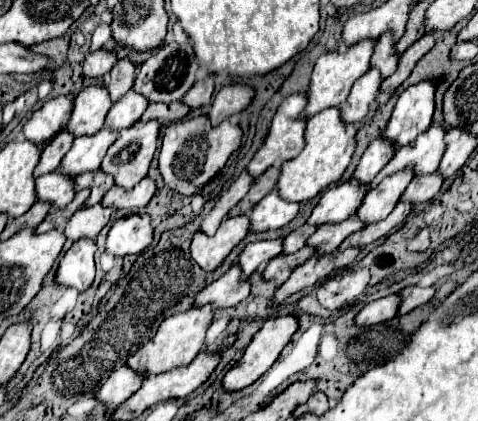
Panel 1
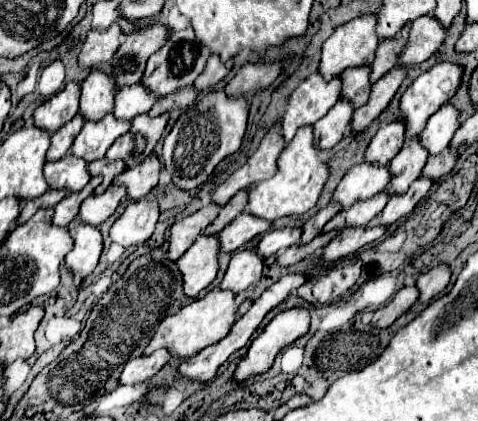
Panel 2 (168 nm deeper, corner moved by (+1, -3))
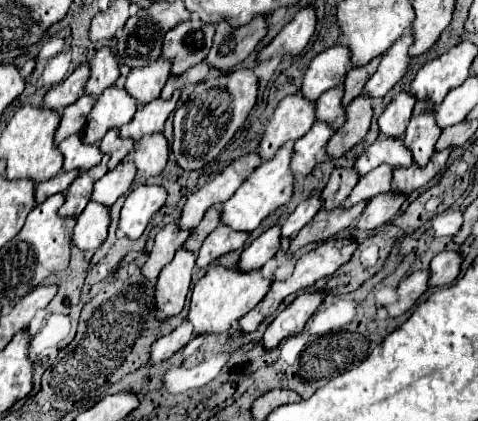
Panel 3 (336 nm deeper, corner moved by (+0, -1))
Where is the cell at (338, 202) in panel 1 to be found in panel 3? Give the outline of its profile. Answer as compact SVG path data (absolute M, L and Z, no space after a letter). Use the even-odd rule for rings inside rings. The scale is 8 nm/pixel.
M378 137L356 161L356 169L360 175L366 175L374 167L388 163L392 167L408 167L412 163L410 151L406 151L406 143L402 143L402 137L390 139L390 137Z

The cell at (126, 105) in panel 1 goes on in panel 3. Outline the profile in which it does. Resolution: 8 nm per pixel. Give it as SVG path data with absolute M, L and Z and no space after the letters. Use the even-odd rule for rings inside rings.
M158 57L154 63L130 71L126 79L126 91L130 91L130 95L142 105L160 95L168 77L170 77L170 59Z

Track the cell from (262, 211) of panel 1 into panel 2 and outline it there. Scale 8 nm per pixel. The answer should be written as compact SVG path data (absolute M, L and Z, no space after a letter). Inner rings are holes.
M241 213L239 217L235 217L221 233L219 233L219 243L221 243L221 251L235 251L239 247L243 247L247 241L251 241L253 237L271 231L271 221L261 221L259 217L253 217L251 213Z

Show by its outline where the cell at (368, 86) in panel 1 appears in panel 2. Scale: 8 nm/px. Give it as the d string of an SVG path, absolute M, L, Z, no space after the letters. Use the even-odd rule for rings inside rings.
M345 97L339 99L337 105L333 105L333 109L329 109L329 113L321 121L317 121L313 125L315 127L315 141L317 141L317 145L321 149L335 147L345 137L345 133L349 131L353 113L355 113L353 103L345 101Z

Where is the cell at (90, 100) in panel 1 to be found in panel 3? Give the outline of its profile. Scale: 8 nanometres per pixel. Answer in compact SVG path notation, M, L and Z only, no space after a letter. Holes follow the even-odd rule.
M102 47L96 51L96 55L88 63L92 69L92 75L86 83L86 93L92 97L100 97L102 91L112 87L116 83L116 79L120 77L118 59L110 47Z

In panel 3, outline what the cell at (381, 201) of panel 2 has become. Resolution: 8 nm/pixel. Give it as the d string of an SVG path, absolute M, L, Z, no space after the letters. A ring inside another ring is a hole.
M386 165L376 167L374 171L370 171L370 175L364 175L356 183L356 187L352 189L352 193L344 201L344 207L352 207L358 201L372 199L372 197L376 197L380 193L388 193L392 189L390 181L392 181L392 167L386 167Z

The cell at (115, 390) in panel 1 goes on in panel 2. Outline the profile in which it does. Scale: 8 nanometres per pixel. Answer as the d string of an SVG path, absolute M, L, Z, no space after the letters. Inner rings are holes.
M157 349L149 357L131 359L121 371L119 385L135 385L135 383L149 381L167 361L169 361L169 353L165 349Z

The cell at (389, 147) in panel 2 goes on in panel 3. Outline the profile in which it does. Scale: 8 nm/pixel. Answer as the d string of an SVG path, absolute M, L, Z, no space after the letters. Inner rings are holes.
M402 91L398 95L392 97L392 101L386 105L386 109L382 111L382 115L378 117L378 125L380 125L380 133L388 135L388 137L398 137L406 131L408 121L412 117L412 109L414 109L416 97L412 97L410 93Z

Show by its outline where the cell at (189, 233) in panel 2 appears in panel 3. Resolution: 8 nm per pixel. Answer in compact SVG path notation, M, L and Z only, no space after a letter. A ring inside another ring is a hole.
M174 223L166 225L164 229L160 229L156 233L154 243L152 243L152 249L148 253L148 259L140 267L140 273L144 277L144 283L156 281L160 269L170 263L170 257L174 257L176 249L186 241L188 235L190 235L190 231L180 231Z

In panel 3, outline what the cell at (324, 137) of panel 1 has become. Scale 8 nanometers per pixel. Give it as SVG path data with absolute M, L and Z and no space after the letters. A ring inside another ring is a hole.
M294 141L284 143L270 161L264 161L260 167L256 167L256 169L244 179L244 183L238 187L238 191L236 191L226 203L222 203L222 207L220 207L220 223L222 223L222 225L226 225L226 227L230 227L230 229L234 229L234 231L254 231L254 229L262 223L264 217L268 217L268 215L270 215L272 211L276 211L280 205L284 205L284 203L290 201L290 197L292 197L292 183L294 183L294 175L290 173L292 145L294 145Z

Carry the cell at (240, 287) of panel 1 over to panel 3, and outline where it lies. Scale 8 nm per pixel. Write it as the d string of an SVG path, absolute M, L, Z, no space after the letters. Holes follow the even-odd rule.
M272 225L256 241L252 241L250 247L246 247L242 251L240 261L238 261L238 267L244 269L244 271L258 269L268 259L272 259L278 249L280 249L280 225Z

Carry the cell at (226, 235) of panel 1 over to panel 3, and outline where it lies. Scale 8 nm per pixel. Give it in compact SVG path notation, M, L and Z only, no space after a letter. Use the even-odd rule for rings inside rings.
M178 249L174 259L160 271L154 285L154 319L164 321L182 311L194 273L194 261L194 253Z

